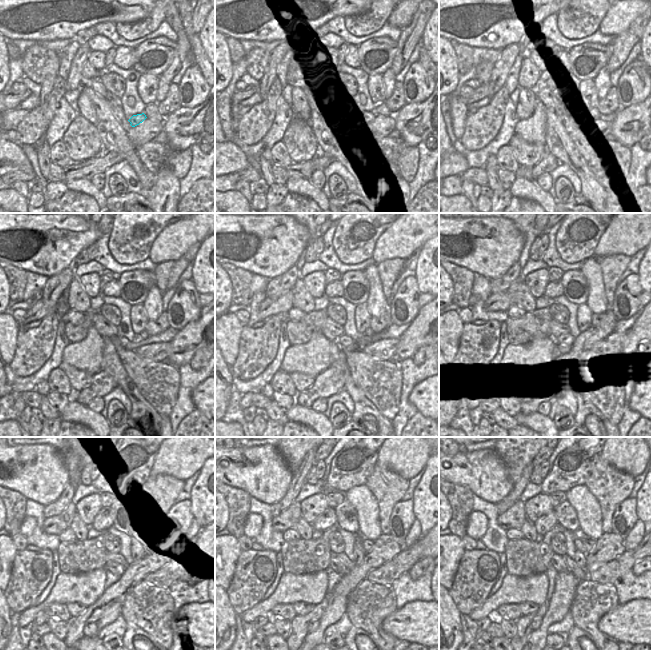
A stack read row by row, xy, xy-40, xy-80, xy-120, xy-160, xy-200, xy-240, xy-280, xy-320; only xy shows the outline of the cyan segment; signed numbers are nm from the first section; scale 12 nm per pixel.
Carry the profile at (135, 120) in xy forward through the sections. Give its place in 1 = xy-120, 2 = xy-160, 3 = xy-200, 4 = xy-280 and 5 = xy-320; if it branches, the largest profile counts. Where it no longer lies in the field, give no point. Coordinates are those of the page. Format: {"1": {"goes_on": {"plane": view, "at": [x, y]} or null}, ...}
{"1": {"goes_on": {"plane": "xy-120", "at": [124, 342]}}, "2": {"goes_on": {"plane": "xy-160", "at": [344, 341]}}, "3": {"goes_on": {"plane": "xy-200", "at": [565, 342]}}, "4": {"goes_on": {"plane": "xy-280", "at": [335, 564]}}, "5": {"goes_on": {"plane": "xy-320", "at": [557, 561]}}}

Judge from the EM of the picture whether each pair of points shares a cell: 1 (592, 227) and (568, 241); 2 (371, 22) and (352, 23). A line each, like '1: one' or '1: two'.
1: one
2: one

